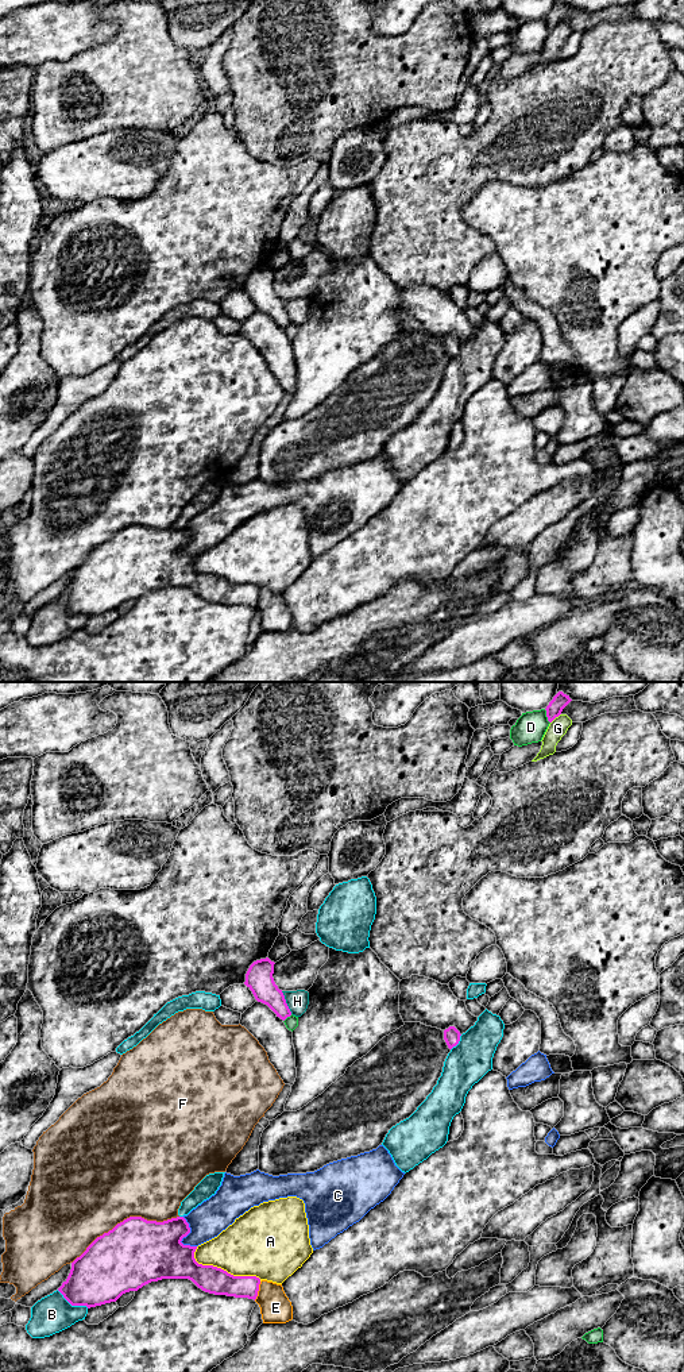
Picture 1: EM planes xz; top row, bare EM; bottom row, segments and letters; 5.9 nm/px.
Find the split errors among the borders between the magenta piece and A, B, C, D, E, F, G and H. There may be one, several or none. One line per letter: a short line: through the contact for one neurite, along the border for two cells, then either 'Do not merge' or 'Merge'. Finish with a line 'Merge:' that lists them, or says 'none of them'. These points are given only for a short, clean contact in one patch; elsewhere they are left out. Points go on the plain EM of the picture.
A: Do not merge
B: Do not merge
C: Do not merge
D: Do not merge
E: Do not merge
F: Do not merge
G: Do not merge
H: Line: xz (281, 300), (292, 322). Do not merge
Merge: none of them

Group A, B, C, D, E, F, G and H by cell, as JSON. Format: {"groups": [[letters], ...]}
{"groups": [["A"], ["B", "H"], ["C"], ["D"], ["E"], ["F"], ["G"]]}

